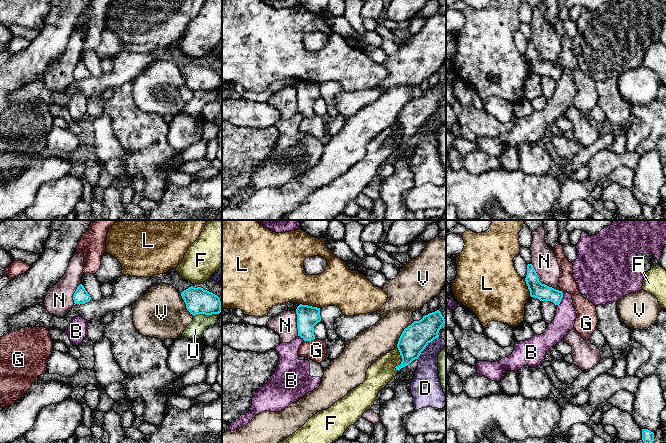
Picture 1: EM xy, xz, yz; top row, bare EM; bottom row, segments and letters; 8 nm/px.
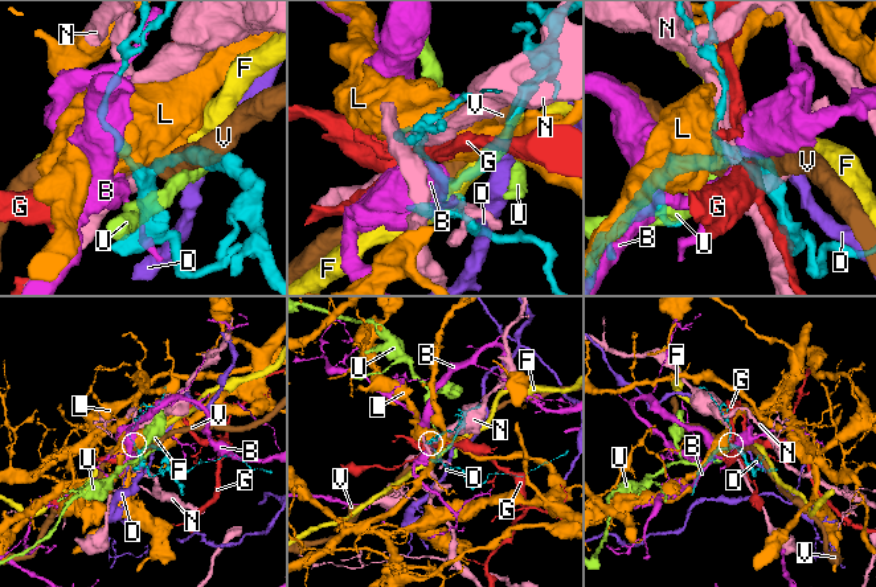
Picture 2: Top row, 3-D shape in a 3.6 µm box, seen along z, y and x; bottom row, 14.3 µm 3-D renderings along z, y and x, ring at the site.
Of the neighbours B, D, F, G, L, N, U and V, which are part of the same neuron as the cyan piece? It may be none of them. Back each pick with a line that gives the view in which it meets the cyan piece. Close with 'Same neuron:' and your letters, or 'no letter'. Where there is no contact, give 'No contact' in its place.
Same neuron: no letter

